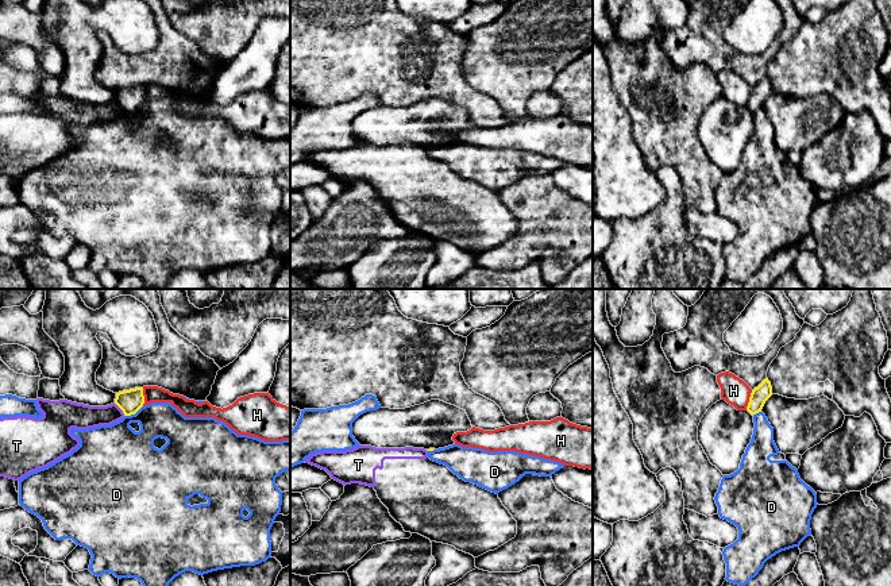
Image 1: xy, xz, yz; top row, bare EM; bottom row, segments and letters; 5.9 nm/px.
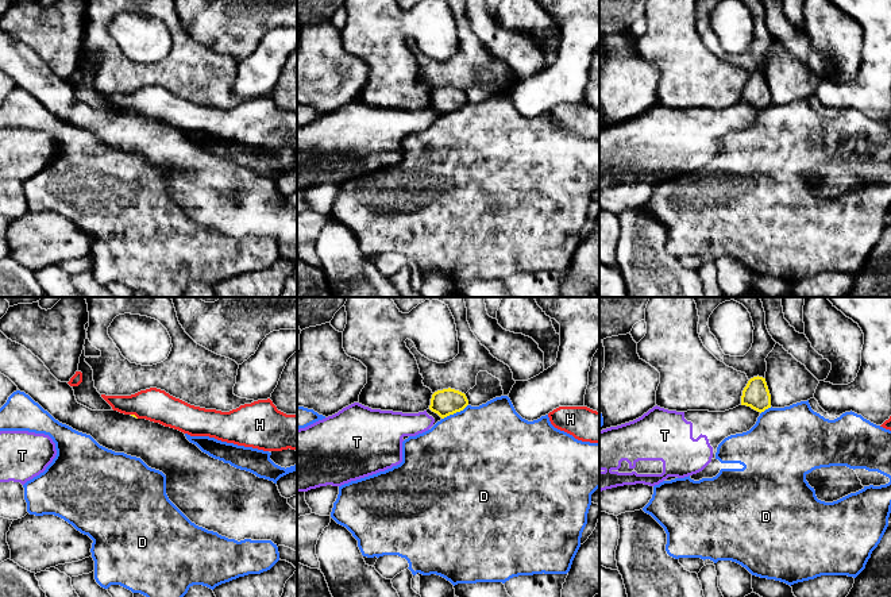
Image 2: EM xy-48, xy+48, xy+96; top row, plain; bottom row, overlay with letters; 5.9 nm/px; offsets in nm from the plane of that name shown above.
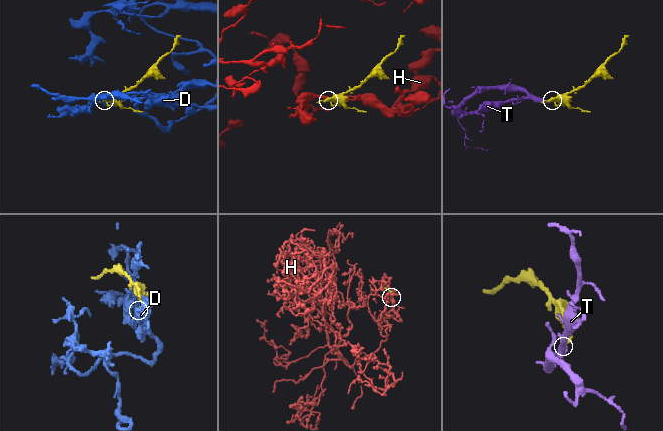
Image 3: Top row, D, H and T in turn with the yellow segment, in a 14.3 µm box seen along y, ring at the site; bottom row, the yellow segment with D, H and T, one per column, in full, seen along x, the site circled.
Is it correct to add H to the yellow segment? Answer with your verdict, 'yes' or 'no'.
no

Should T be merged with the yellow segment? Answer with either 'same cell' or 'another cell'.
another cell

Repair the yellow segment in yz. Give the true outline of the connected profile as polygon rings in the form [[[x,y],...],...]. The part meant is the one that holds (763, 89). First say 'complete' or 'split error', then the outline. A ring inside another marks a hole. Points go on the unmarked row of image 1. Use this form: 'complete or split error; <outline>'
complete; [[[765,76],[757,85],[751,90],[747,108],[753,113],[761,109],[765,99],[772,93],[772,84],[768,76]]]

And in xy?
complete; [[[135,85],[116,90],[115,101],[124,113],[135,112],[144,101],[143,85]]]

